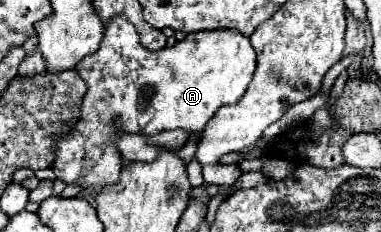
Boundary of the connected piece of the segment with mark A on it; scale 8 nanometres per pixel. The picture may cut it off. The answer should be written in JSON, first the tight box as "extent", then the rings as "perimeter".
{"extent":[53,20,257,188],"perimeter":[[[111,20],[111,26],[105,30],[101,48],[83,58],[77,66],[77,72],[87,82],[87,94],[81,108],[81,118],[71,134],[57,140],[57,158],[53,162],[53,172],[65,184],[81,184],[83,188],[97,188],[115,184],[123,166],[119,150],[115,150],[115,132],[143,132],[157,134],[163,130],[183,128],[187,132],[199,132],[223,104],[235,104],[245,94],[253,72],[257,68],[257,54],[249,44],[249,38],[239,34],[239,30],[207,30],[187,34],[185,40],[177,42],[173,48],[161,52],[149,52],[139,44],[139,34],[135,28],[123,20]]]}

